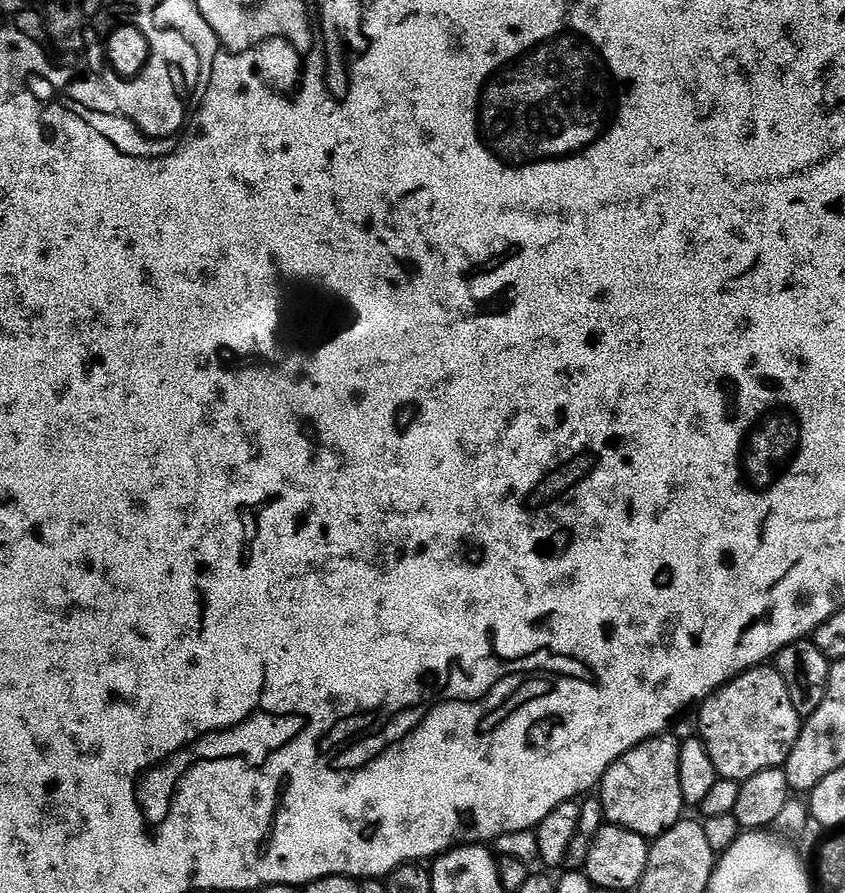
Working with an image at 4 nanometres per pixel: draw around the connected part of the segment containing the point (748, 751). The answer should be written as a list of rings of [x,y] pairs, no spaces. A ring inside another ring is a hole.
[[[757,666],[733,675],[699,705],[698,736],[721,777],[731,777],[743,768],[743,775],[750,777],[764,768],[778,768],[785,763],[802,725],[802,715],[792,695],[779,670]]]

